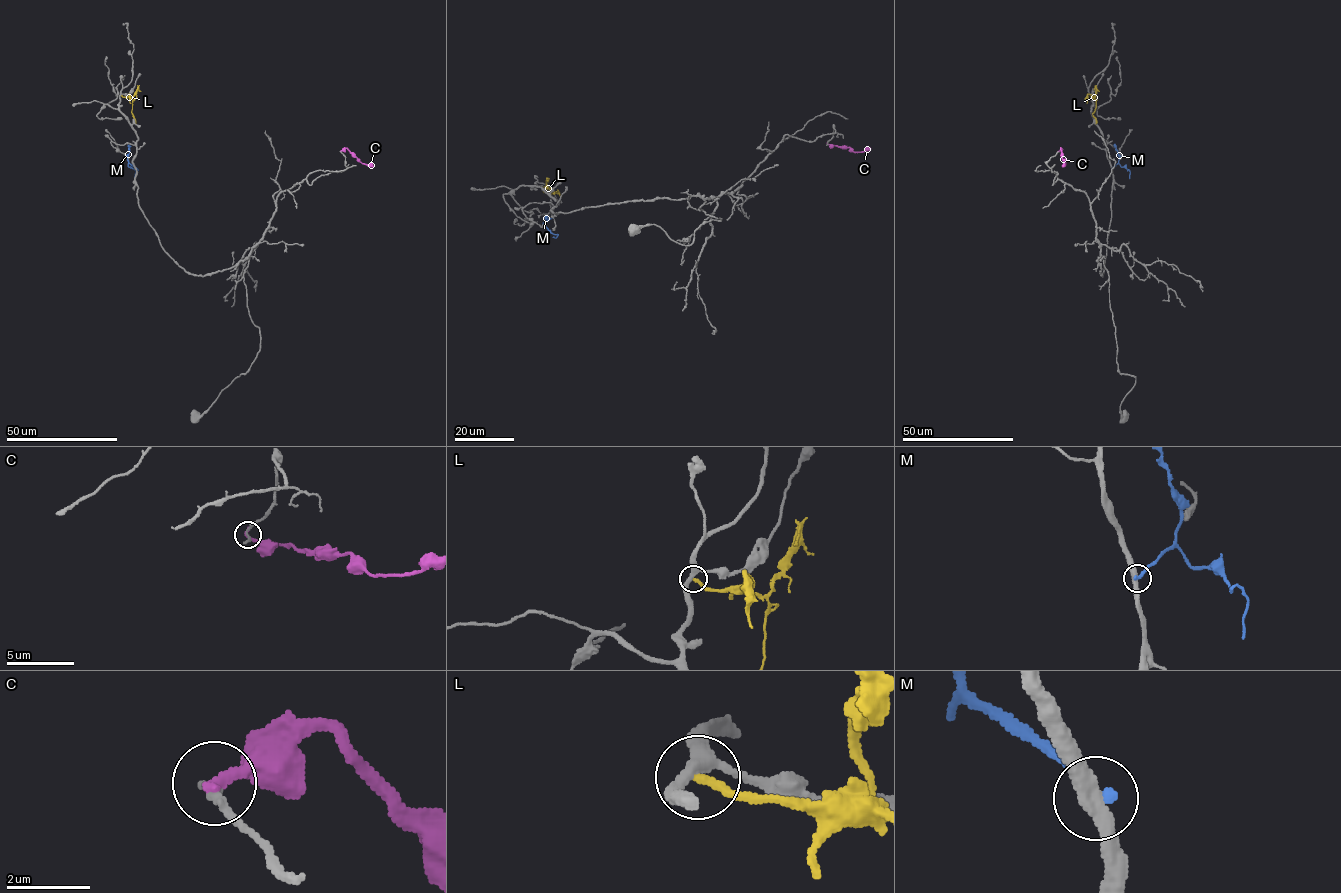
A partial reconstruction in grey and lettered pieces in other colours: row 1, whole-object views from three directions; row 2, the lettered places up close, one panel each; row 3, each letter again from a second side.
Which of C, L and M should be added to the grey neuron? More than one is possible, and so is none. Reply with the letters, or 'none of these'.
none of these

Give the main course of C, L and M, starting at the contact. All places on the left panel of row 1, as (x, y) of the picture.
C: (340, 151), (347, 148), (362, 163), (373, 166)
L: (121, 95), (133, 99), (131, 112), (135, 124)
M: (136, 168), (128, 164), (137, 169), (134, 178)

